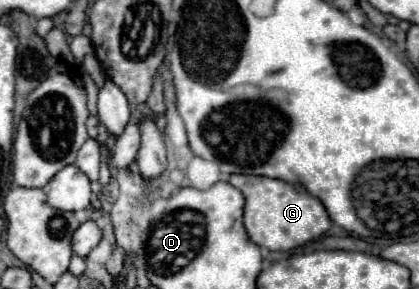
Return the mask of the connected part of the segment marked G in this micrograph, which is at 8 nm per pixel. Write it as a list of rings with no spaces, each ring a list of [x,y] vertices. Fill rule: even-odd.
[[[239,173],[231,175],[229,183],[237,187],[245,197],[243,225],[247,229],[249,239],[259,247],[267,247],[271,251],[289,251],[299,245],[305,245],[307,241],[319,239],[331,227],[331,219],[323,203],[307,191],[297,191],[287,181]]]

